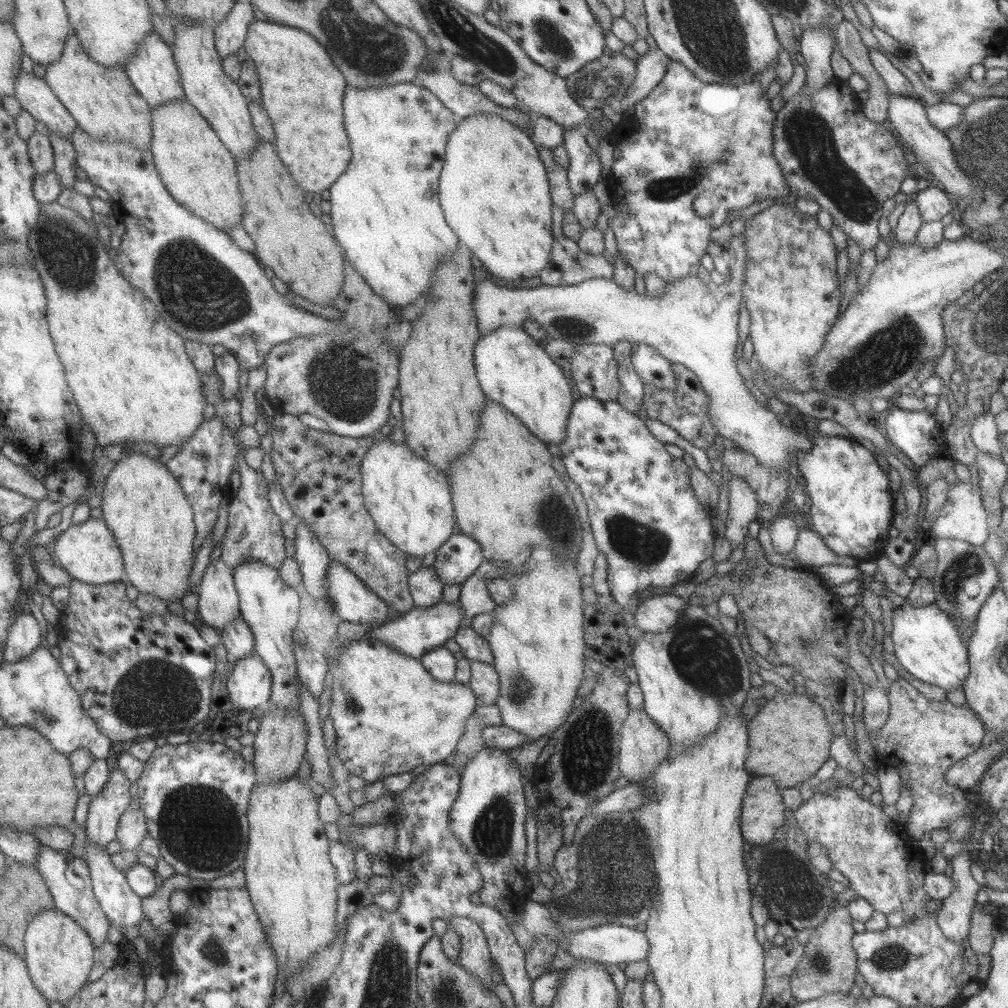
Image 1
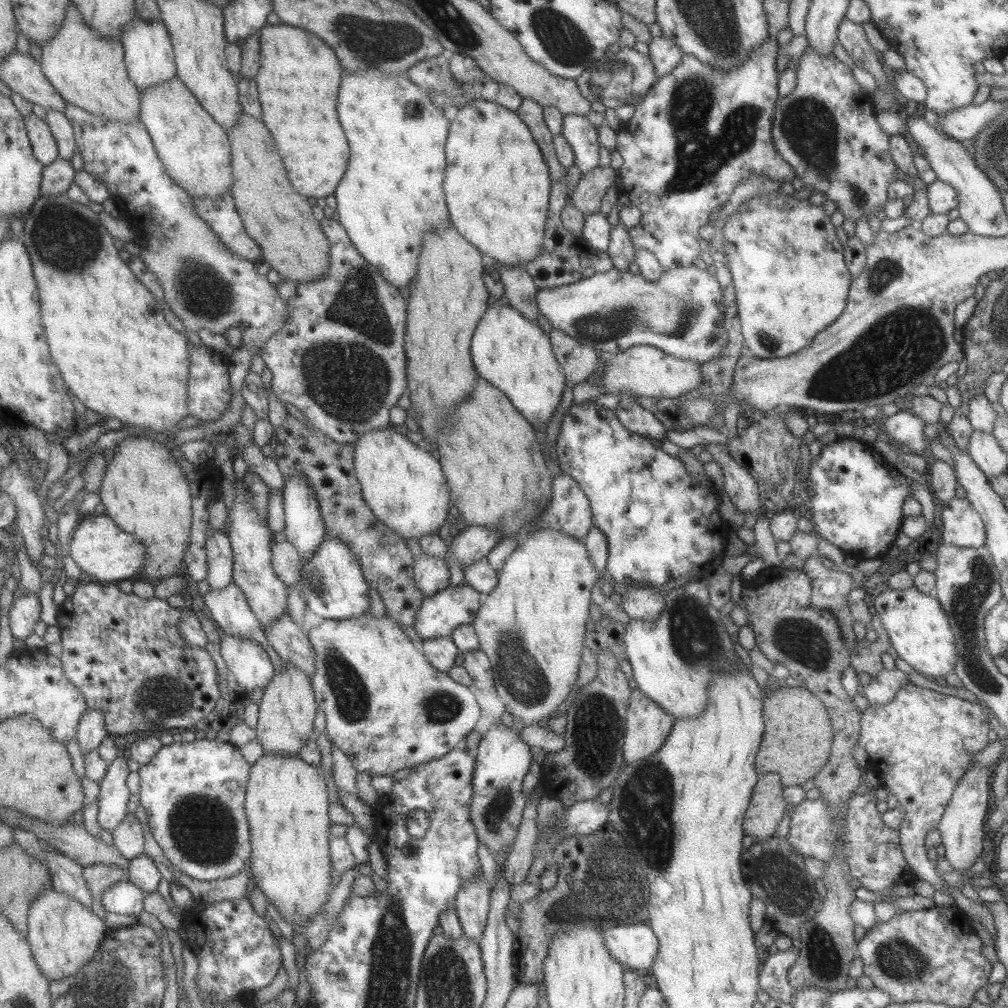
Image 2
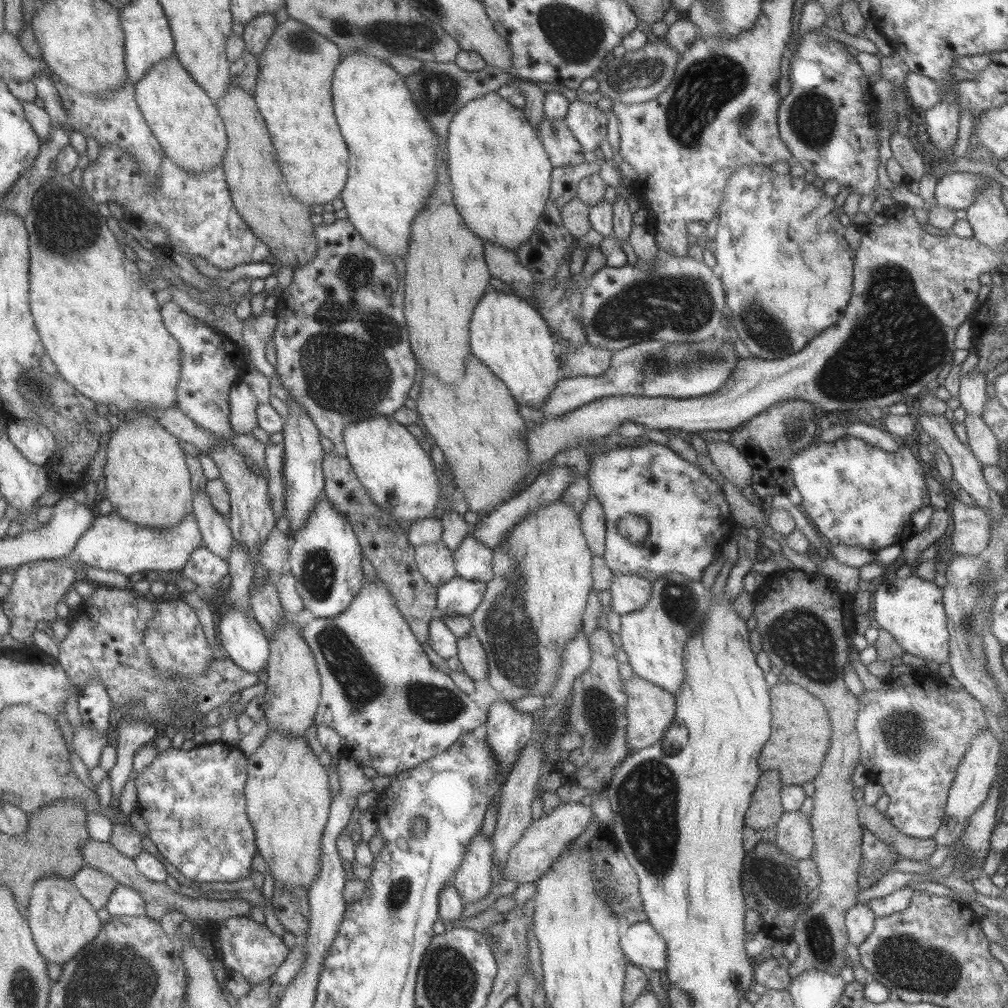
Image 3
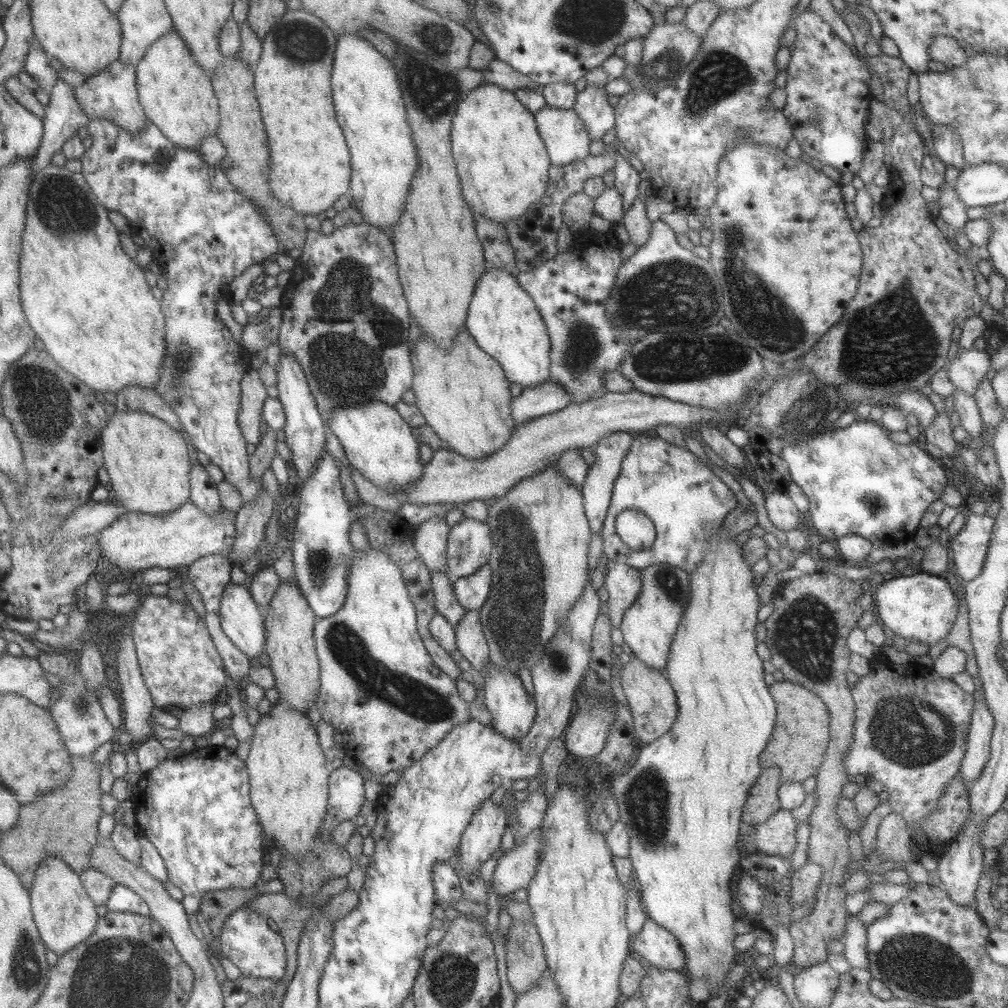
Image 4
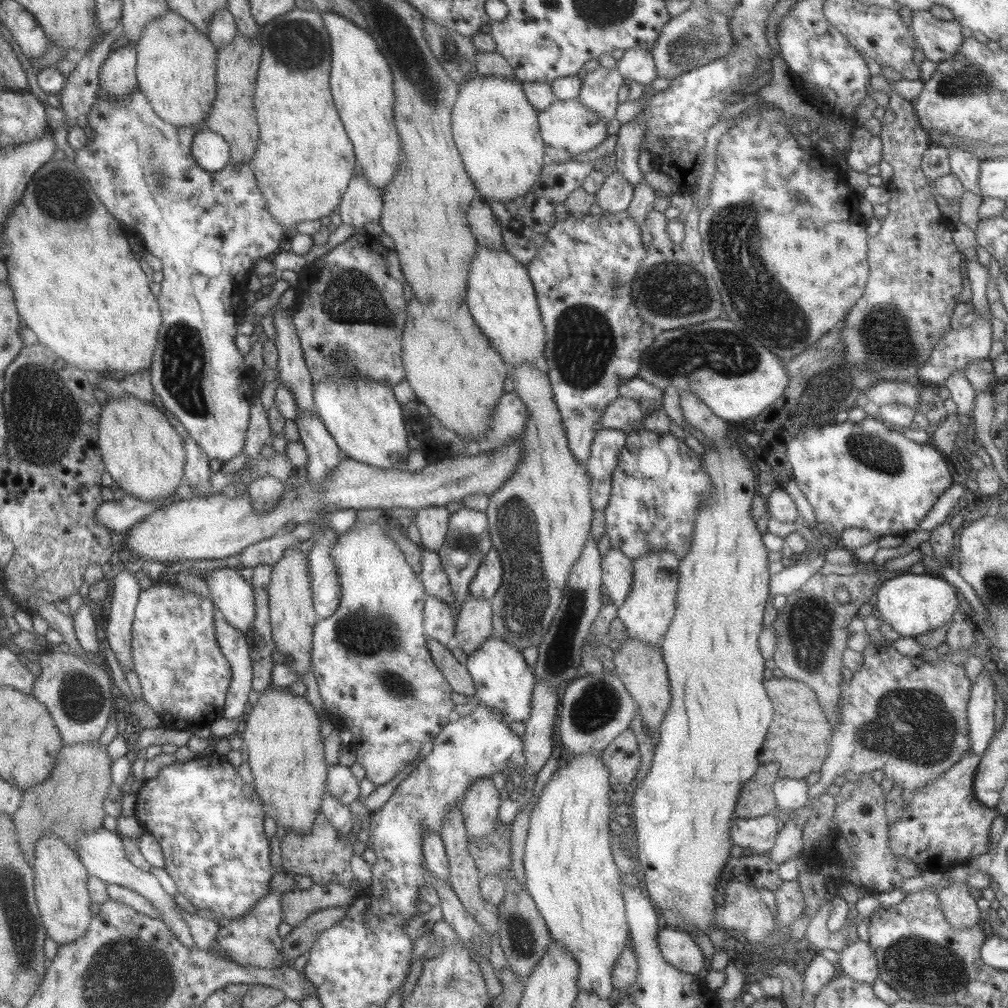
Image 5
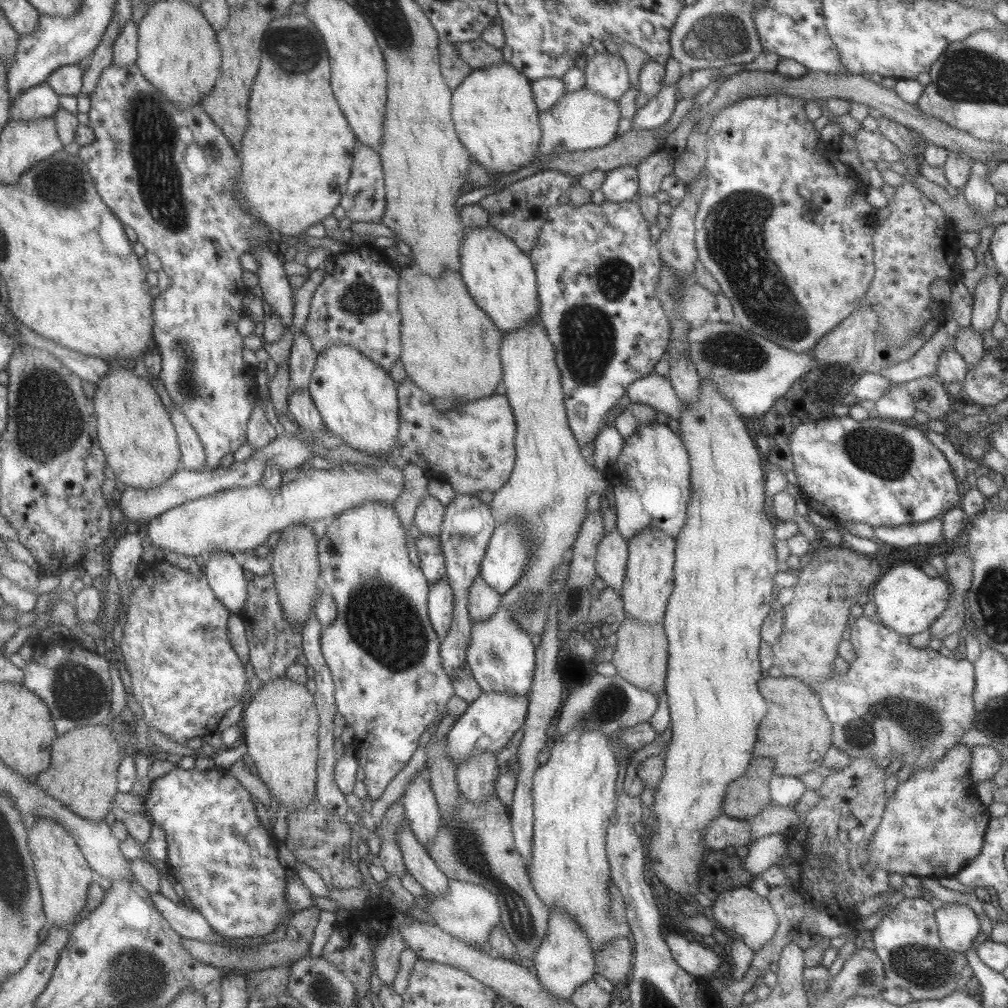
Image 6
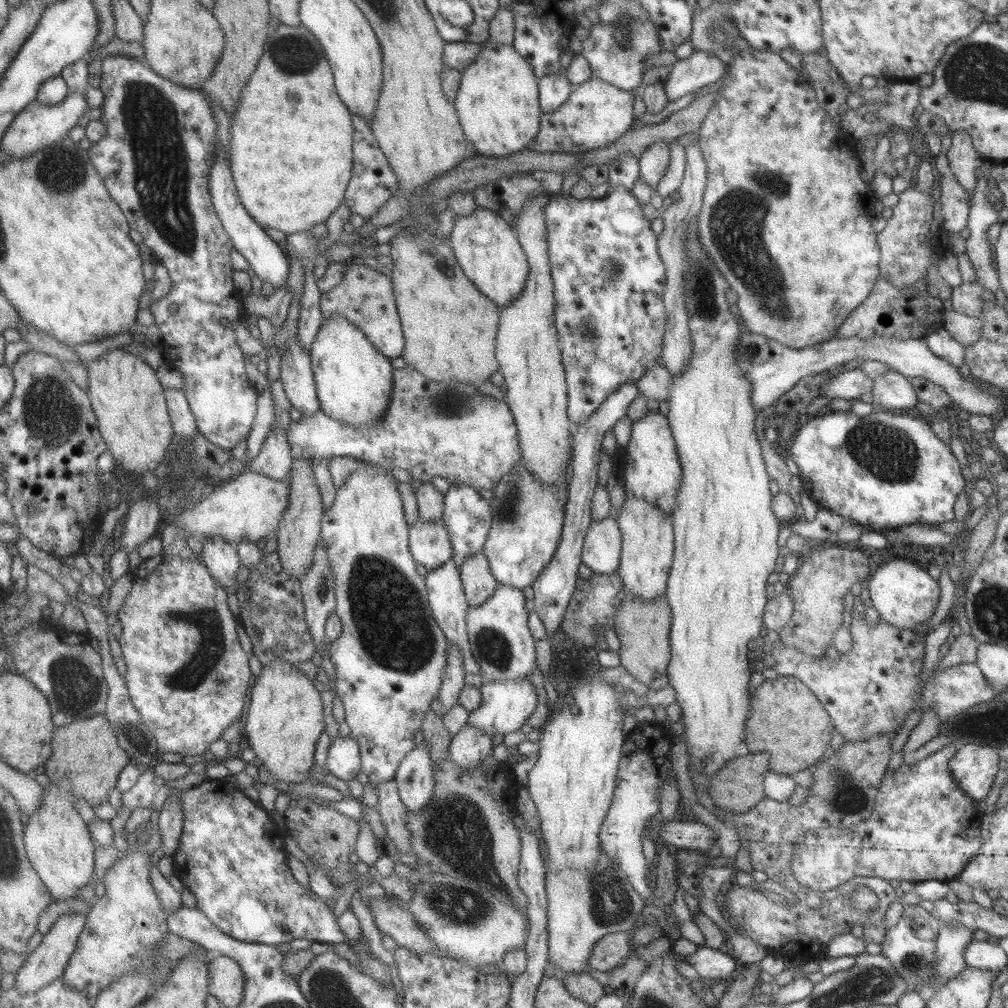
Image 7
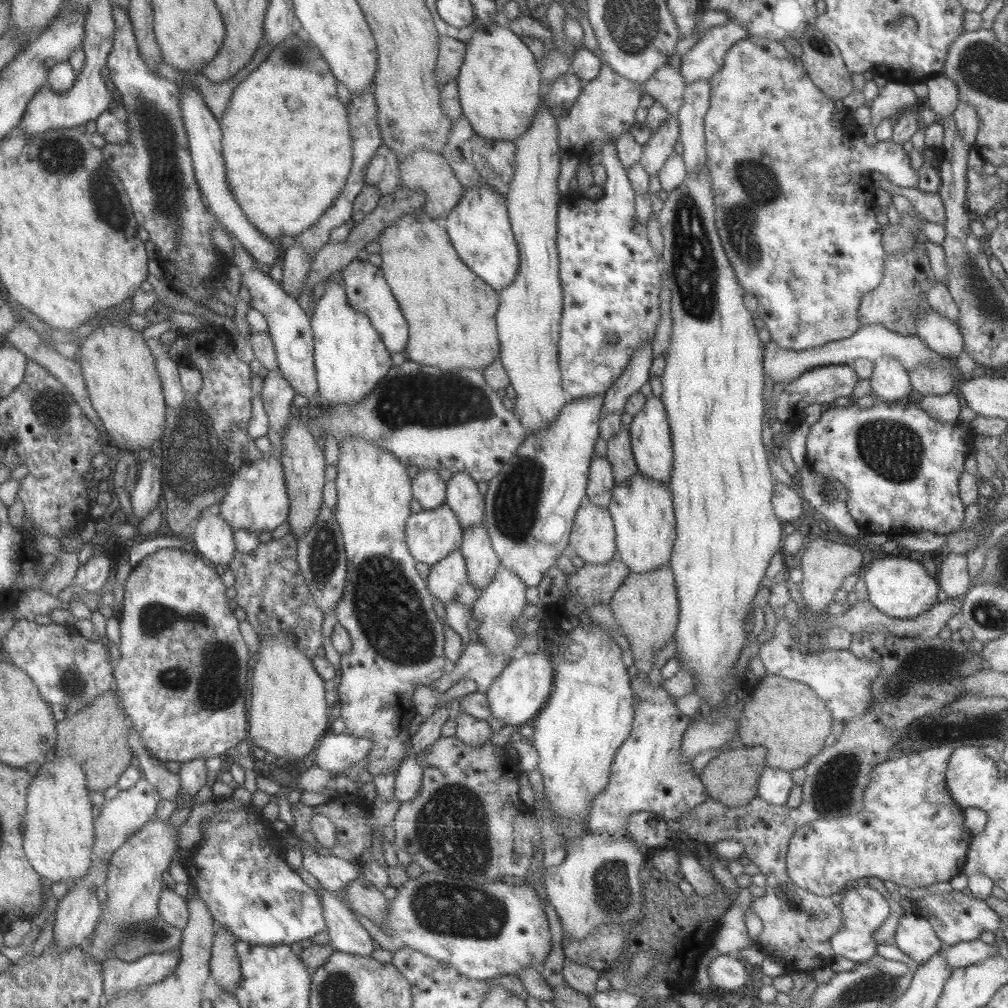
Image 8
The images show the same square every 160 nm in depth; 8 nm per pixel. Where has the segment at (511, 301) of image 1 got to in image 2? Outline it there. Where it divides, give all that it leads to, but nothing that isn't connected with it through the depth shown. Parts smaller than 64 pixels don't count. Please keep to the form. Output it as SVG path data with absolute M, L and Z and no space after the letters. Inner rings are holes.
M695 265L670 268L655 281L644 280L628 270L619 272L611 267L607 272L597 272L574 282L551 288L542 288L536 292L538 314L547 318L552 328L564 332L579 344L612 356L635 345L653 346L666 355L681 360L694 360L703 364L712 358L720 358L728 336L723 326L724 300L717 279Z

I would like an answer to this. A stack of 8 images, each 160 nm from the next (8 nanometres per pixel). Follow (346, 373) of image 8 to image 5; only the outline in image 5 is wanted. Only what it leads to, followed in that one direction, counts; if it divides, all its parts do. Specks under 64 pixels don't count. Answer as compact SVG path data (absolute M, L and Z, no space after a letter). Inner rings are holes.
M334 376L322 380L321 383L313 385L313 404L315 413L321 423L325 426L329 435L333 438L340 451L347 455L348 459L357 463L383 470L406 470L407 456L407 432L403 424L403 414L401 414L401 404L396 402L392 389L387 389L379 383L364 378L346 378L338 380Z

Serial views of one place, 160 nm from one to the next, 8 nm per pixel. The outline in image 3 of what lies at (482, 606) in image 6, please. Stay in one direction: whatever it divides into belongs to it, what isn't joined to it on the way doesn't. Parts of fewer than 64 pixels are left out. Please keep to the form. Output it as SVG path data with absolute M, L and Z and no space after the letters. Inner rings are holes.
M468 632L463 638L456 639L456 655L463 667L463 673L473 680L486 680L488 665L486 652L473 633Z

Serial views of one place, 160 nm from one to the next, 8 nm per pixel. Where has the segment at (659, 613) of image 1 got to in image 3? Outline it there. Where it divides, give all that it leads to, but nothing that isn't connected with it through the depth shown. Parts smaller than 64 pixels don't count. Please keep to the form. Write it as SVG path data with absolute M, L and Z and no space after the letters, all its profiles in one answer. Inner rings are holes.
M613 574L610 591L609 606L617 614L641 610L649 600L652 582L635 574Z

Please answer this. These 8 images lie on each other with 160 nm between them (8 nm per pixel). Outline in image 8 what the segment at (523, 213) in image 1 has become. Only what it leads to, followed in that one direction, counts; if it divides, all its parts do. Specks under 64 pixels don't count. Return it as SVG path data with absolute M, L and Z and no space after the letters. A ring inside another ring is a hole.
M498 20L472 32L463 62L455 78L458 101L473 132L489 140L513 142L519 138L532 125L541 101L543 86L533 53Z

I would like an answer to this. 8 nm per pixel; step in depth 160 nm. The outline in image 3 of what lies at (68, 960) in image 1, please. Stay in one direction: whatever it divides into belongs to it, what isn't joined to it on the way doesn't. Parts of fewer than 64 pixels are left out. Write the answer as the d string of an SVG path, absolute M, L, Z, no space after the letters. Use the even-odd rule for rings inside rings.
M47 877L37 880L28 901L26 920L39 955L45 962L65 964L85 945L89 945L101 931L96 911L79 894L71 879Z

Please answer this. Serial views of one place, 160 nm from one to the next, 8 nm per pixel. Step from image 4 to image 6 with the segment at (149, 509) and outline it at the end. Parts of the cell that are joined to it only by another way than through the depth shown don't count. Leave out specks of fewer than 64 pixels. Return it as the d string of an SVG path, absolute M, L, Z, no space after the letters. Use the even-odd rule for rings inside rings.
M109 364L106 375L95 385L91 402L96 416L99 449L103 452L106 466L121 484L145 491L159 486L180 468L180 452L174 427L156 389L149 384L148 377L134 375L133 369L112 369Z

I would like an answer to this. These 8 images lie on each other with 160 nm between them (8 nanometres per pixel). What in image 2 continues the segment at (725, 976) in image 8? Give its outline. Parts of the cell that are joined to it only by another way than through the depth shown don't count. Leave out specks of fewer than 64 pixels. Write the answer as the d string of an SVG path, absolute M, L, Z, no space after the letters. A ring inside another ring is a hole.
M633 925L602 926L601 937L609 955L626 970L638 970L651 966L659 944L649 926Z

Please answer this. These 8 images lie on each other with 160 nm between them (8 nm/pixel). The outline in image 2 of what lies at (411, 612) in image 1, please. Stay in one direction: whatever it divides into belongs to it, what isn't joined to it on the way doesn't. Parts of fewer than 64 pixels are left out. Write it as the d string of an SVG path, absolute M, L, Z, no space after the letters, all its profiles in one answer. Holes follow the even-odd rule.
M467 583L455 585L424 597L415 613L412 627L420 640L445 638L460 624L469 624L476 616L479 592Z

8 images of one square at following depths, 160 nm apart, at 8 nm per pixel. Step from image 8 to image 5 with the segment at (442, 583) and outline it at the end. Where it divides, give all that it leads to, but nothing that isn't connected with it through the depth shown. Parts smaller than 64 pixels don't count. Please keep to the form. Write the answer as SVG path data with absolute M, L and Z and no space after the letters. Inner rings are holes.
M427 595L422 615L424 636L432 638L442 645L447 644L449 638L454 635L454 618L451 608L444 602Z

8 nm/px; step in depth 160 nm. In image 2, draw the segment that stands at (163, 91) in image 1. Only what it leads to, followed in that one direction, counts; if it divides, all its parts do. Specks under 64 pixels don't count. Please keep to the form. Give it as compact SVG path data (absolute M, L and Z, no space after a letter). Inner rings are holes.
M136 15L122 30L119 38L125 52L123 60L129 80L137 90L141 92L176 76L171 40L163 21L146 21Z

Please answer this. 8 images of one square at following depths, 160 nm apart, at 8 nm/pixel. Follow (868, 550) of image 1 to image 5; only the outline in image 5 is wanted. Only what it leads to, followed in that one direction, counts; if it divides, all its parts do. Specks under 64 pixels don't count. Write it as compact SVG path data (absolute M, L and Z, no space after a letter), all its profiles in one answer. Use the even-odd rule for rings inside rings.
M873 417L873 420L871 420L871 418L865 418L865 420L855 422L855 424L846 421L841 422L841 424L833 422L833 424L827 424L821 426L821 428L809 427L805 432L800 431L791 441L786 441L785 443L786 456L789 465L792 467L793 481L798 486L798 489L804 494L804 497L812 508L817 526L821 528L826 536L833 535L834 537L839 537L839 535L843 533L843 530L847 528L859 528L867 531L867 533L871 533L871 535L875 535L877 539L886 535L902 537L902 534L907 534L909 531L915 531L917 529L917 524L927 512L931 510L937 497L940 494L943 494L943 492L954 483L951 481L951 474L949 474L949 470L947 469L944 456L933 449L933 446L928 443L917 444L905 438L898 429L887 426L882 422L877 422L876 417Z

